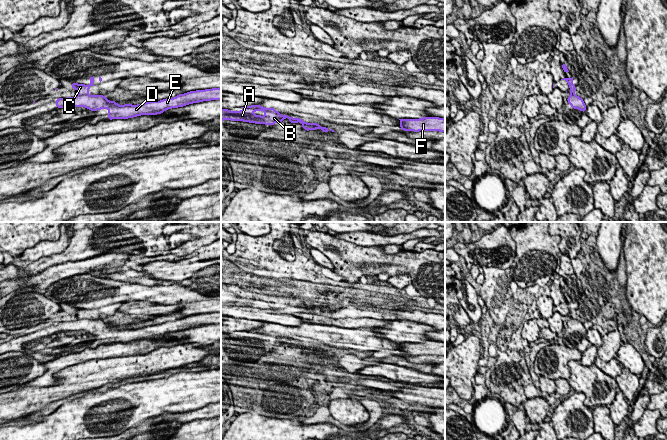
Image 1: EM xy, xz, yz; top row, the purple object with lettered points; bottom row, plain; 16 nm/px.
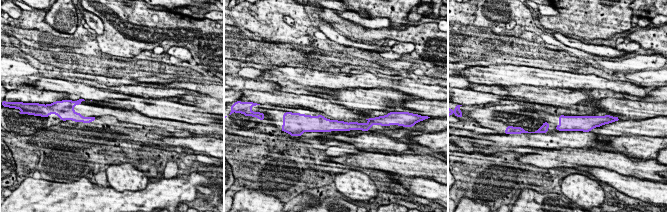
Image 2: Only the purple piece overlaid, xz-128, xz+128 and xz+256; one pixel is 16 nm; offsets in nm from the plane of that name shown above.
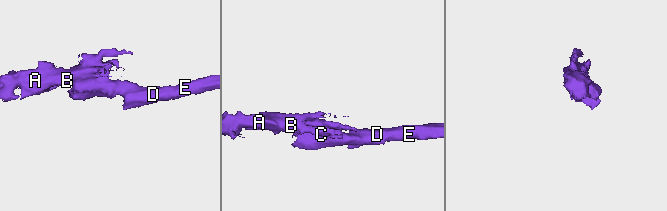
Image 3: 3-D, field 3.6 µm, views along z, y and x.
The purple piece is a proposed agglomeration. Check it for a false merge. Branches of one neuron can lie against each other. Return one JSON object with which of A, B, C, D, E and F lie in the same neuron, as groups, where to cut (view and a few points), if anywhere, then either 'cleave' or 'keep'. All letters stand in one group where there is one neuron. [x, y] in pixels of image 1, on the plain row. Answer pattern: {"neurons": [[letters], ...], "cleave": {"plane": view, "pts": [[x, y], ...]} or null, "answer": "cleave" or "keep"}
{"neurons": [["A", "B", "C"], ["D", "E", "F"]], "cleave": {"plane": "xy", "pts": [[94, 319], [78, 320]]}, "answer": "cleave"}

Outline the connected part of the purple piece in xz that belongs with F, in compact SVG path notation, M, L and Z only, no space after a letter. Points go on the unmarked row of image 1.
M423 341L419 343L399 343L403 355L439 355L445 356L445 343L439 341Z

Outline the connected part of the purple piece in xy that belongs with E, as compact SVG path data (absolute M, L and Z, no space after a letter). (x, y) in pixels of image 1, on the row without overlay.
M221 312L190 315L179 318L174 322L166 322L160 325L149 325L142 328L118 329L116 325L110 325L103 319L81 319L76 321L56 323L57 332L86 331L91 335L99 333L108 334L108 344L128 343L141 339L158 339L165 334L183 331L203 325L221 324Z

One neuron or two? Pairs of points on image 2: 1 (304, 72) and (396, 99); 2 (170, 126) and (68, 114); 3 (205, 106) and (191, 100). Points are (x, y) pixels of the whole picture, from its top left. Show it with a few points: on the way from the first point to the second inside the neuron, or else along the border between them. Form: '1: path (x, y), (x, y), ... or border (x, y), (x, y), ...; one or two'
1: border (337, 89), (385, 89); two
2: path (145, 121), (113, 111), (93, 111); one
3: path (202, 103), (194, 101); one

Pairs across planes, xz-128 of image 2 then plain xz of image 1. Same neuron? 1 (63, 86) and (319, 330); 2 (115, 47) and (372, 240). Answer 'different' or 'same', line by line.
1: different
2: different

